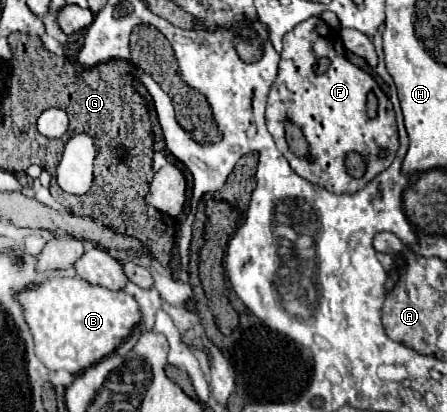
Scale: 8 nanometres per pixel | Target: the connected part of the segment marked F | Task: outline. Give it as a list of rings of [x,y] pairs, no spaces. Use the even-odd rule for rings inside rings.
[[[320,17],[306,19],[296,25],[288,35],[284,35],[284,51],[278,67],[278,77],[270,89],[266,105],[266,125],[272,133],[278,149],[288,159],[290,167],[310,183],[330,189],[332,193],[356,193],[378,173],[390,167],[398,151],[398,131],[394,109],[390,99],[382,93],[378,83],[362,69],[352,65],[344,55],[344,45],[336,29],[328,27]],[[318,57],[330,59],[330,69],[322,75],[314,75],[312,65]],[[374,93],[378,97],[378,117],[370,119],[366,115],[366,95]],[[290,117],[302,129],[310,157],[298,157],[290,151],[284,137],[284,119]],[[386,147],[388,157],[378,159],[378,151]],[[348,151],[358,151],[366,161],[366,173],[354,179],[346,173],[344,155]]]

